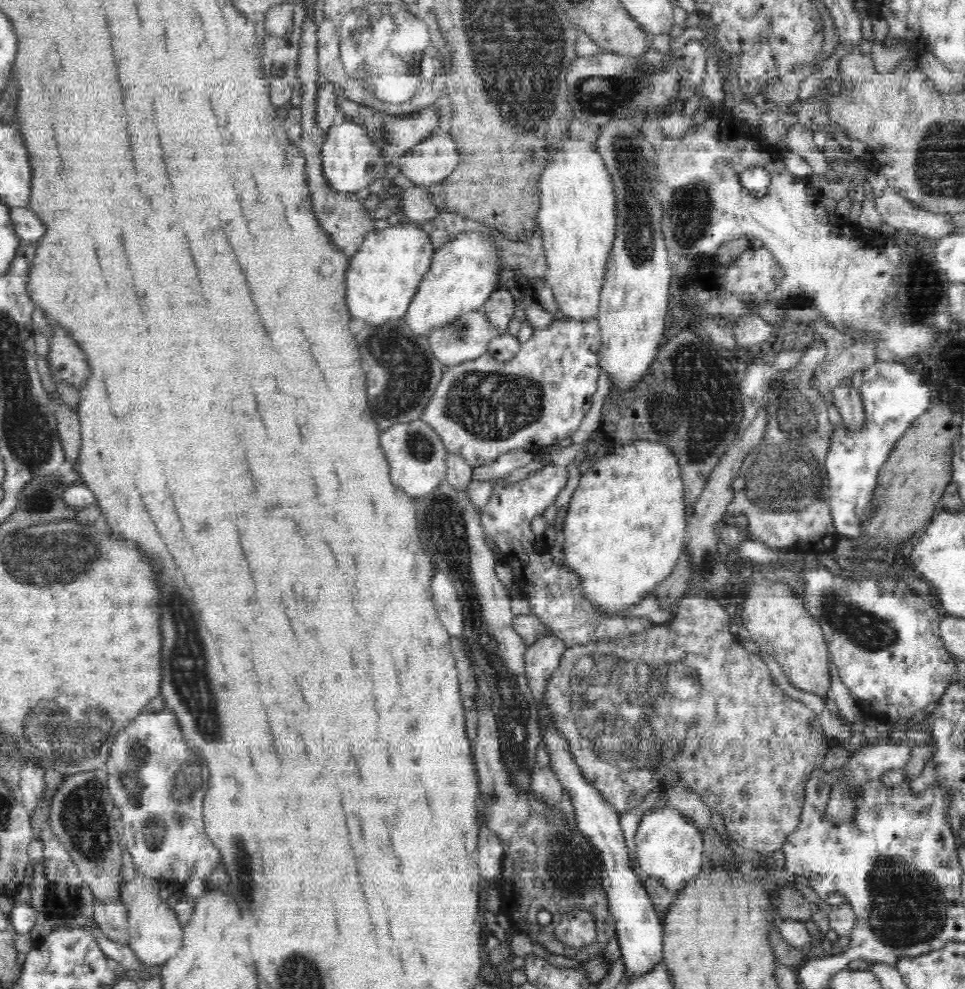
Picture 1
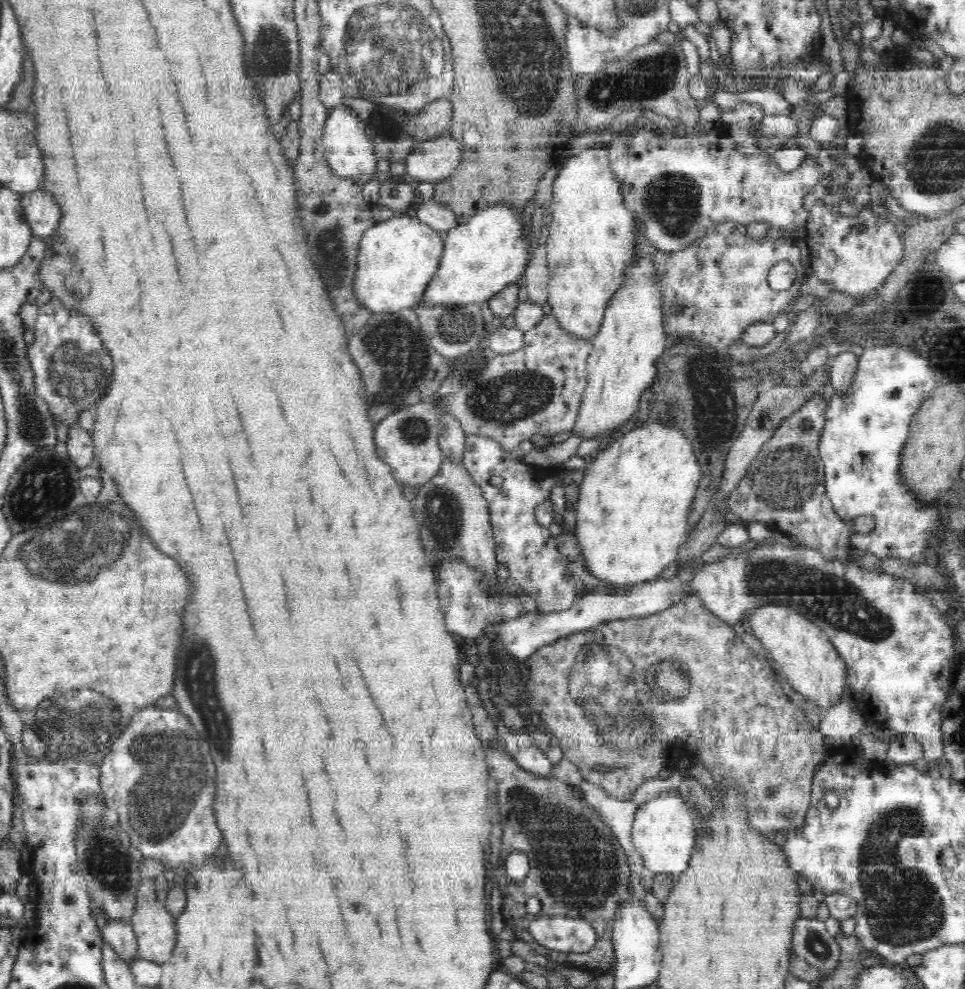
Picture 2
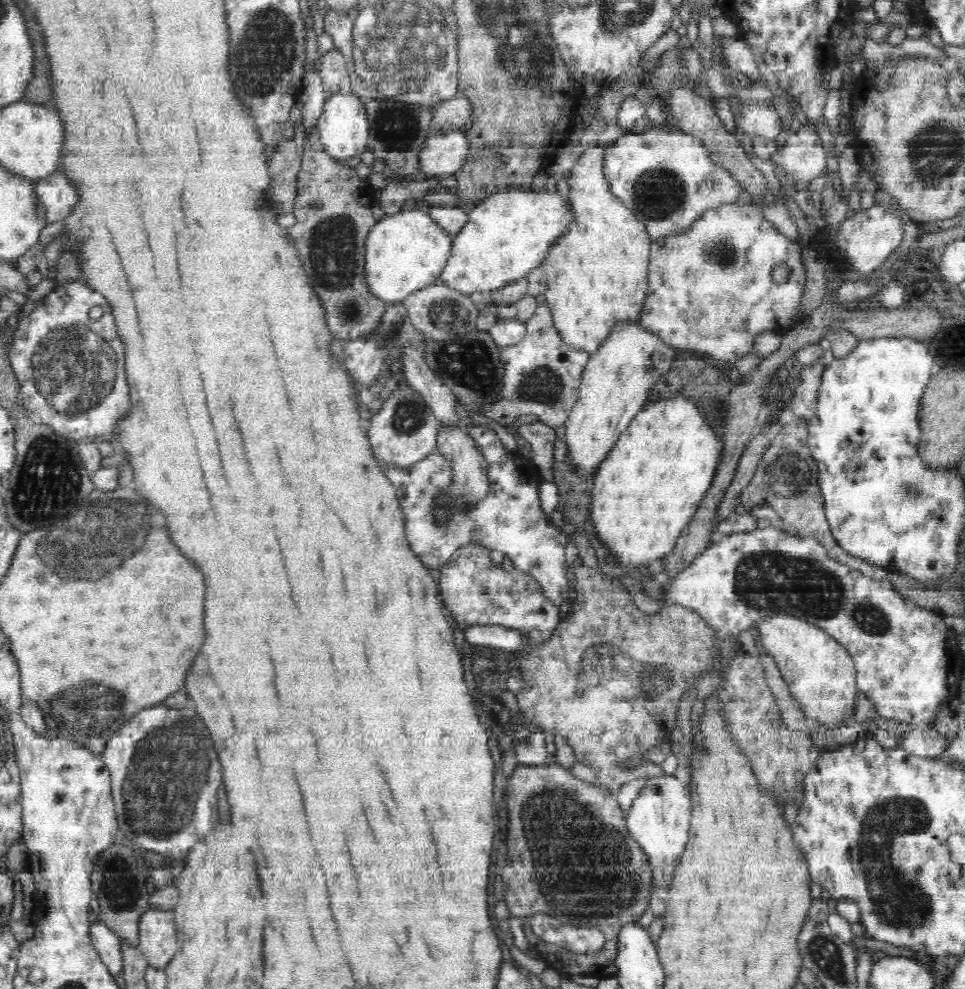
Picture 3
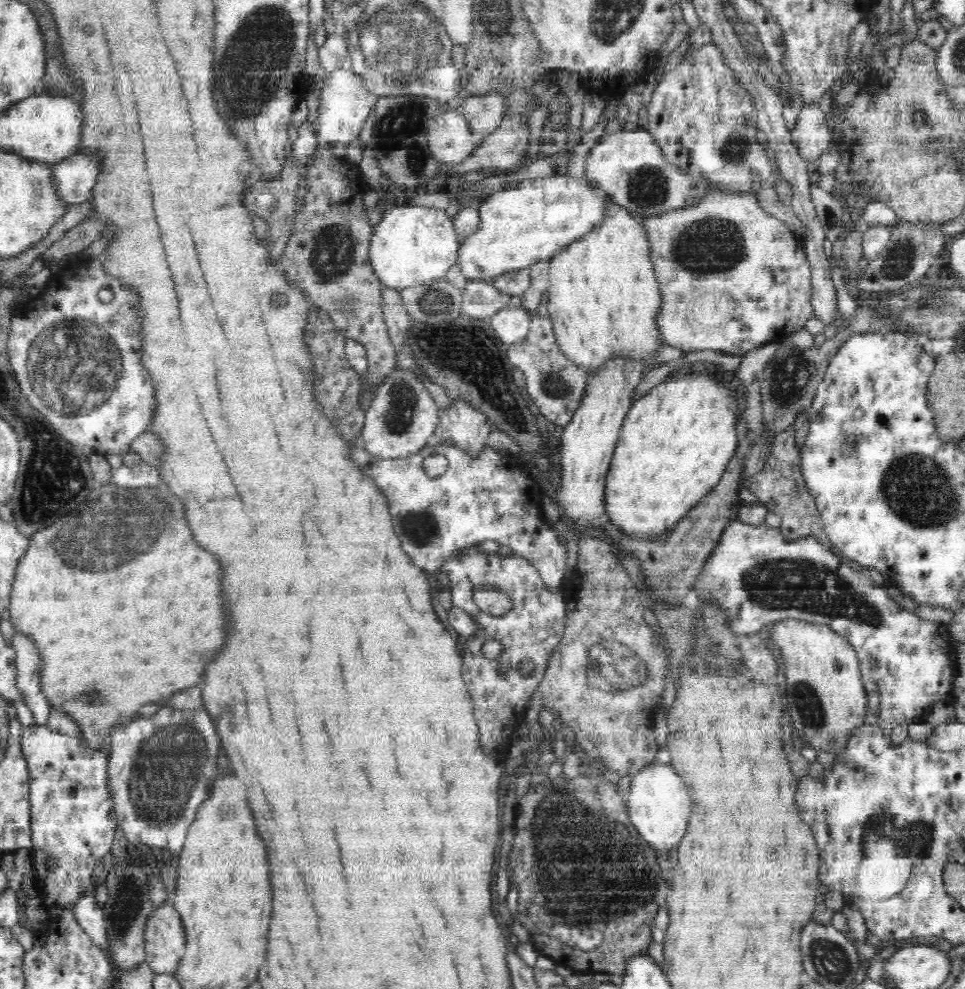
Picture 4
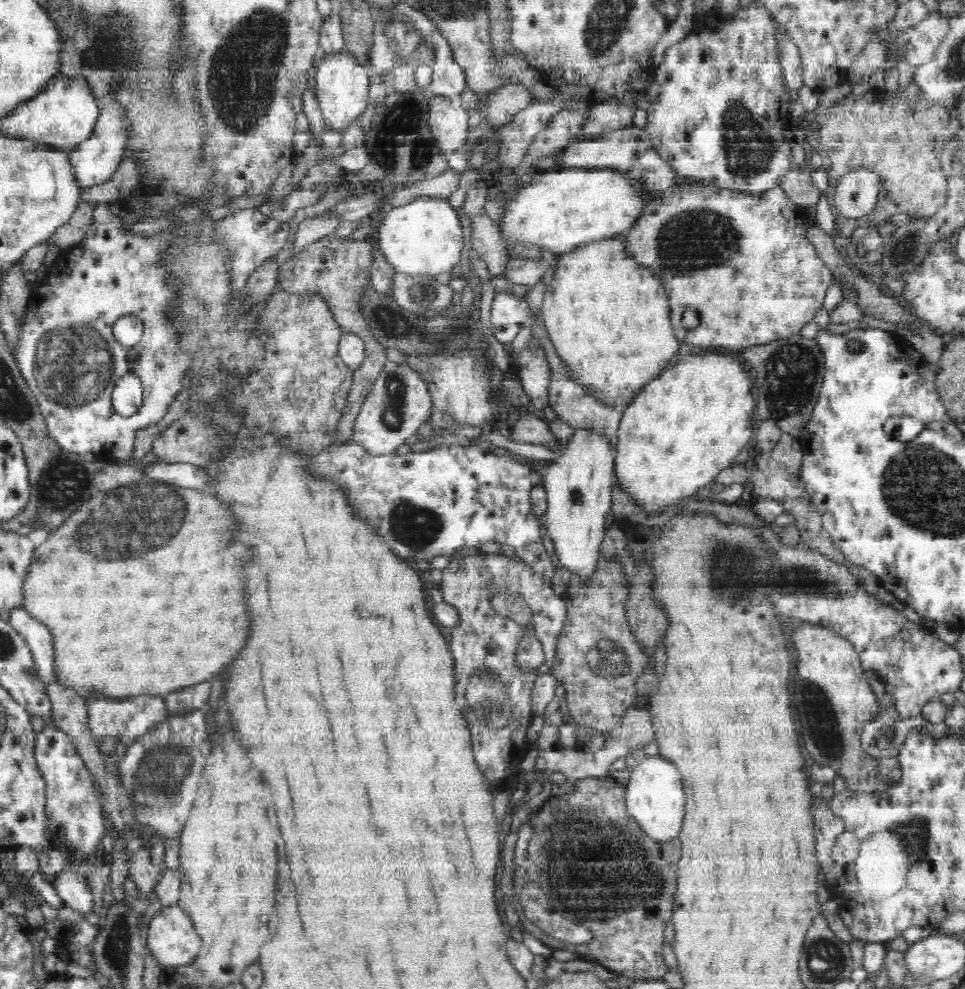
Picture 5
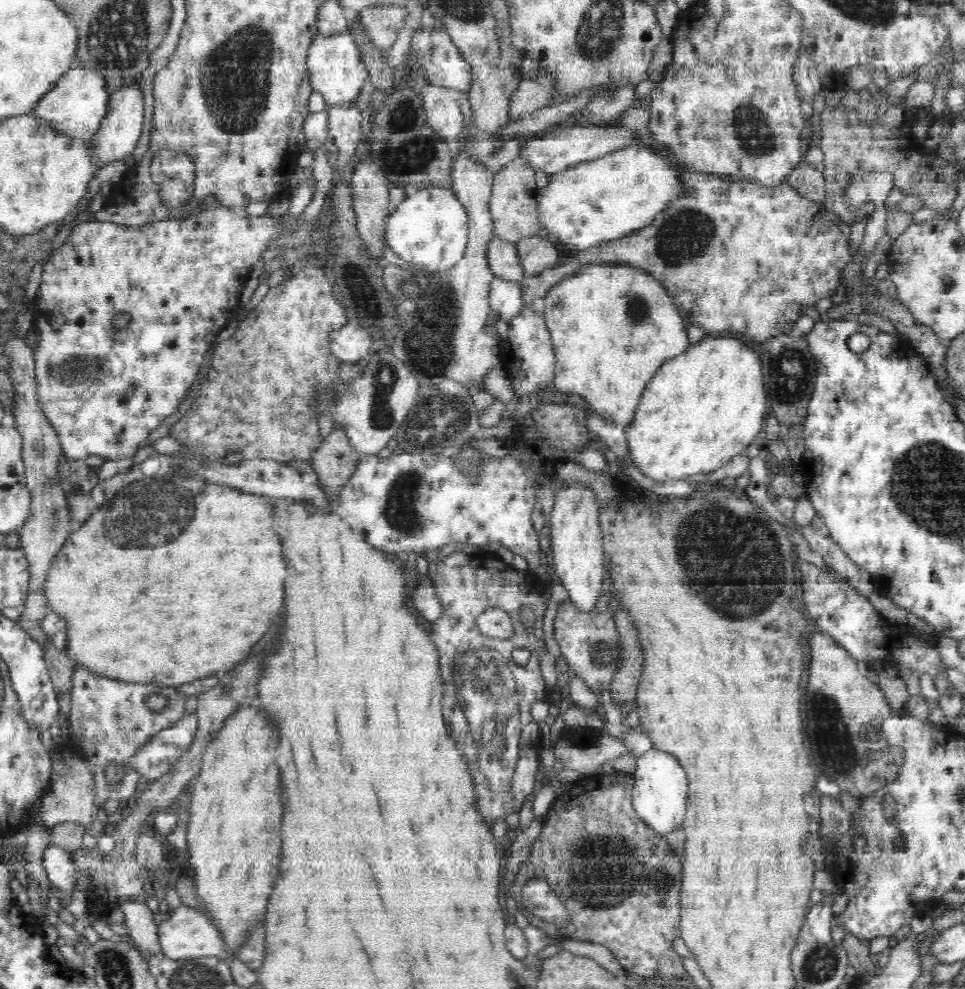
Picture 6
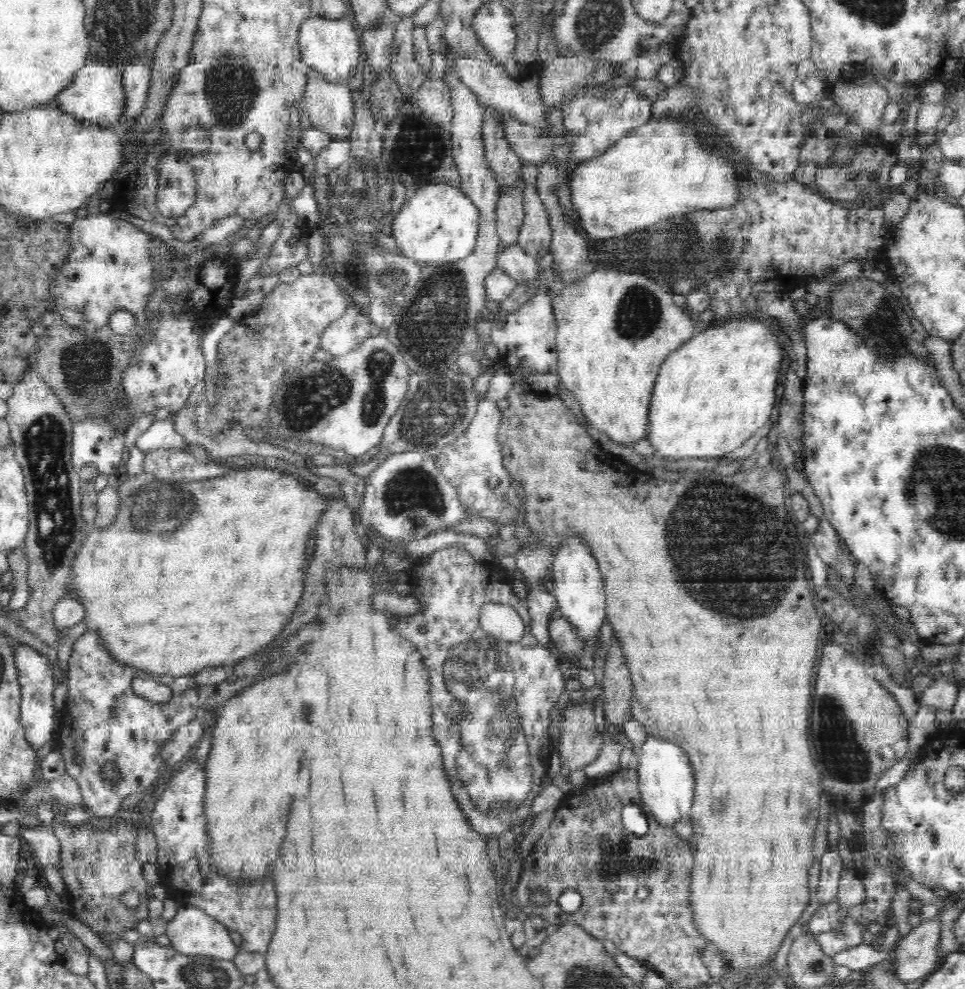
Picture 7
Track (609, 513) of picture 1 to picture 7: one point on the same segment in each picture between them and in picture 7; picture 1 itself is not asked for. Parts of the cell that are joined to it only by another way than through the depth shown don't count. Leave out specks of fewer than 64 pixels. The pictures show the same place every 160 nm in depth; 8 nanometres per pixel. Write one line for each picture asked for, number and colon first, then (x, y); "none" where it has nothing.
2: (633, 504)
3: (649, 486)
4: (675, 443)
5: (685, 427)
6: (703, 407)
7: (717, 390)

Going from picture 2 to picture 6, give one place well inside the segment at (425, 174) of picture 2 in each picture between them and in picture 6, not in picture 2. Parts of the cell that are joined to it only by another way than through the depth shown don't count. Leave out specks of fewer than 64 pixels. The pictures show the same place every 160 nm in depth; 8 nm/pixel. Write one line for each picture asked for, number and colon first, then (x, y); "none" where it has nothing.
3: (445, 153)
4: (451, 141)
5: (449, 124)
6: (440, 105)

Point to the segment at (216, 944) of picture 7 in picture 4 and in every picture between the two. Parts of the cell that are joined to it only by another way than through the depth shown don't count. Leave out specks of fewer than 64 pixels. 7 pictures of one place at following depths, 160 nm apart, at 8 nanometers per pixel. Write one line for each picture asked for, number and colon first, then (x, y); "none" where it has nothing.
4: (165, 939)
5: (171, 938)
6: (185, 932)

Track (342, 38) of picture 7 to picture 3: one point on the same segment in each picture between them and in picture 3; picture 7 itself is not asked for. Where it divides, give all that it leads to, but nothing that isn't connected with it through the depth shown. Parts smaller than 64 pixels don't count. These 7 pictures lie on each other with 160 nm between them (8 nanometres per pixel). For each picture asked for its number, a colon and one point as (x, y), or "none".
3: (343, 126)
4: (344, 103)
5: (341, 88)
6: (334, 62)

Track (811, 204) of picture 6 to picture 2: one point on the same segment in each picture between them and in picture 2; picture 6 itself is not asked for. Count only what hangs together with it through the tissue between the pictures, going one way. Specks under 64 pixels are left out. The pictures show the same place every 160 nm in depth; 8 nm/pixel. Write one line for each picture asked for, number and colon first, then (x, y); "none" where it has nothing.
2: (721, 282)
3: (710, 289)
4: (732, 277)
5: (740, 259)

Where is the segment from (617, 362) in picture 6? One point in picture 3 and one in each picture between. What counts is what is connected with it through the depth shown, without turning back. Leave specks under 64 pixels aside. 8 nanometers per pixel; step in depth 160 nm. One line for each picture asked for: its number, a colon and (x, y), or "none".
3: (597, 274)
4: (604, 297)
5: (608, 317)

